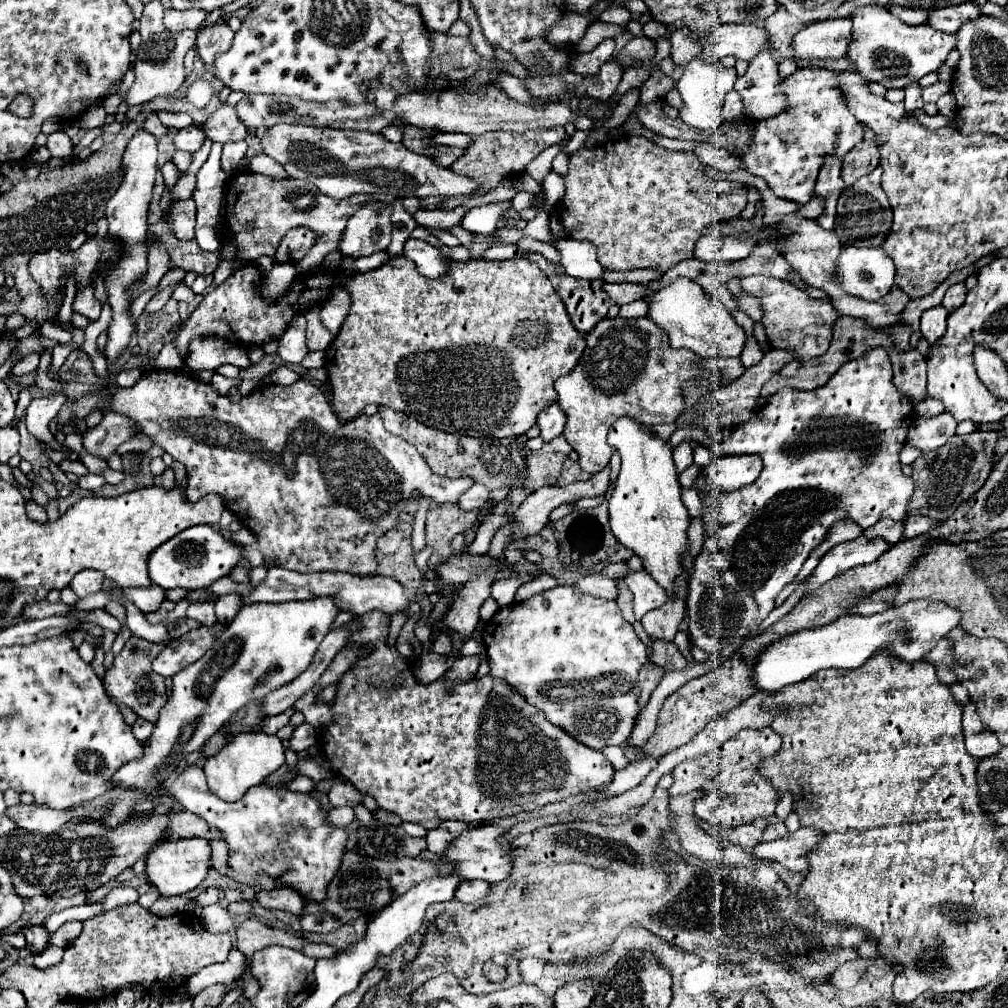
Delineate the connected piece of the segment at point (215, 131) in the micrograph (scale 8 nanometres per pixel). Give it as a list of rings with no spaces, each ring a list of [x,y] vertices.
[[[229,104],[215,110],[203,124],[203,130],[209,140],[221,144],[239,142],[247,138],[247,128],[243,126],[243,122],[239,122],[239,114],[235,114],[235,106]]]

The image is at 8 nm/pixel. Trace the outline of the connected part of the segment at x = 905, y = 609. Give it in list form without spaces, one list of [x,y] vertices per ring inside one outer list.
[[[911,600],[903,606],[893,606],[887,612],[875,616],[847,614],[827,626],[801,630],[797,634],[779,638],[775,644],[765,648],[765,652],[761,652],[759,662],[753,666],[753,678],[759,690],[777,692],[789,684],[807,680],[811,674],[825,668],[859,668],[879,650],[891,650],[897,658],[915,662],[931,652],[941,638],[945,638],[955,626],[959,626],[959,622],[959,610],[935,600]]]

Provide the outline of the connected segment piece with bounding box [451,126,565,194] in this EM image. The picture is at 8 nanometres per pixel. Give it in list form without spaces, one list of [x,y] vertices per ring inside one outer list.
[[[555,126],[553,130],[547,130],[543,136],[527,136],[527,134],[511,134],[511,132],[487,132],[481,138],[475,138],[475,142],[465,150],[463,158],[459,158],[451,170],[457,174],[465,174],[469,178],[473,178],[475,182],[479,182],[485,190],[479,190],[477,194],[483,194],[491,188],[495,188],[503,178],[521,174],[523,168],[547,146],[553,144],[561,144],[565,140],[565,128],[563,126]]]

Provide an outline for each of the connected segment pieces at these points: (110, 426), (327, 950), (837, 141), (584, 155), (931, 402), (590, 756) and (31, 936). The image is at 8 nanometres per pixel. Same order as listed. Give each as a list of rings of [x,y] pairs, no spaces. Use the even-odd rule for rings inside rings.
[[[107,412],[97,428],[91,428],[87,430],[87,434],[83,434],[83,444],[89,454],[107,460],[119,444],[127,442],[137,432],[139,426],[135,426],[131,418],[127,418],[125,414]]]
[[[247,920],[243,922],[243,926],[237,928],[237,948],[249,958],[249,964],[257,950],[263,950],[273,944],[293,948],[311,958],[333,958],[335,954],[339,954],[339,948],[333,948],[329,944],[313,944],[299,934],[291,934],[291,932],[277,930],[277,928],[267,928],[265,924],[257,920]]]
[[[797,68],[781,86],[781,94],[787,98],[787,110],[763,122],[753,122],[753,140],[749,150],[741,156],[741,166],[765,178],[777,198],[807,204],[825,158],[833,156],[843,160],[851,148],[865,138],[865,124],[847,110],[837,84],[837,72],[833,70]]]
[[[625,136],[623,140],[617,142],[609,142],[605,146],[597,146],[597,148],[583,148],[579,152],[575,152],[569,158],[569,174],[565,178],[565,196],[561,200],[563,206],[559,206],[559,214],[561,214],[561,222],[565,232],[569,234],[569,238],[575,240],[589,240],[597,246],[599,250],[599,262],[603,264],[603,268],[607,270],[617,270],[617,272],[625,272],[625,270],[639,270],[639,268],[651,268],[651,270],[659,270],[661,274],[665,274],[671,266],[683,262],[683,258],[693,258],[693,250],[695,250],[695,242],[697,238],[705,232],[707,226],[719,222],[719,220],[727,220],[727,218],[735,218],[741,214],[741,210],[747,206],[747,186],[745,184],[737,184],[737,182],[713,182],[709,180],[703,170],[701,170],[701,162],[693,152],[675,152],[675,150],[665,150],[661,146],[655,146],[651,140],[643,138],[643,136]]]
[[[927,398],[915,406],[915,412],[921,412],[921,416],[931,418],[931,416],[937,416],[939,412],[945,412],[945,408],[943,408],[943,402],[935,398]]]
[[[373,610],[357,620],[363,628],[347,646],[365,642],[373,646],[373,652],[367,658],[359,658],[353,668],[341,676],[337,700],[331,704],[335,724],[321,732],[321,748],[335,774],[375,798],[379,808],[397,814],[403,822],[415,822],[427,830],[435,830],[445,820],[461,820],[467,824],[489,822],[561,802],[587,790],[599,790],[613,782],[615,770],[605,754],[579,744],[567,732],[547,722],[545,714],[527,704],[505,680],[491,676],[473,678],[471,682],[455,686],[451,694],[447,694],[443,678],[423,686],[415,680],[411,662],[387,646],[389,616]]]
[[[31,926],[31,930],[27,932],[27,950],[31,952],[31,954],[39,954],[39,952],[43,952],[47,946],[49,946],[49,936],[51,934],[47,934],[45,930],[43,930],[43,926]]]

